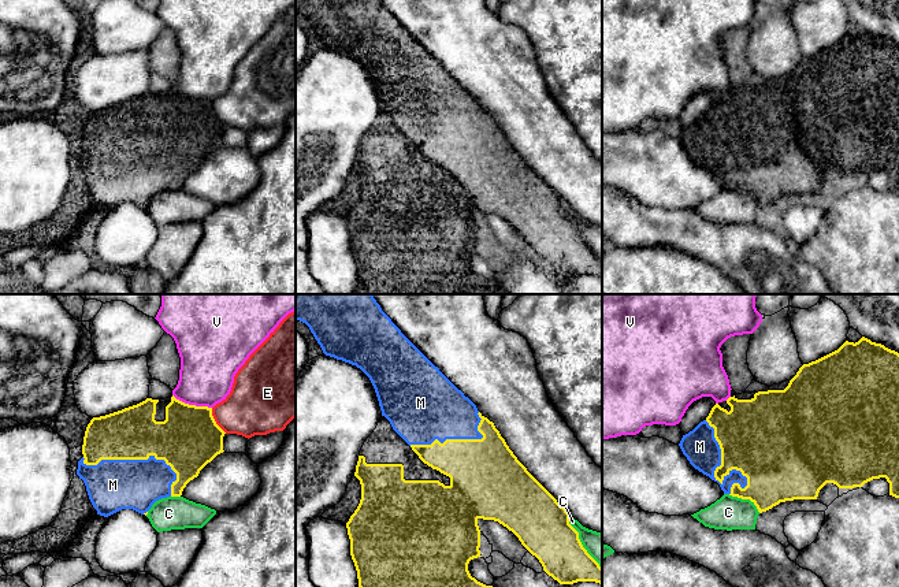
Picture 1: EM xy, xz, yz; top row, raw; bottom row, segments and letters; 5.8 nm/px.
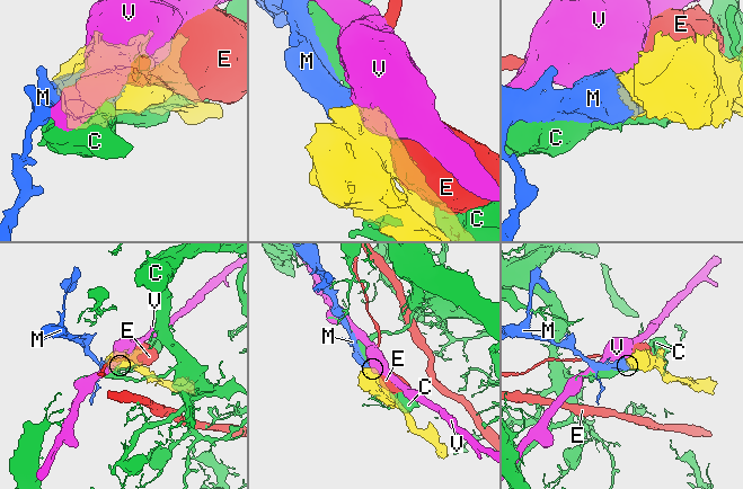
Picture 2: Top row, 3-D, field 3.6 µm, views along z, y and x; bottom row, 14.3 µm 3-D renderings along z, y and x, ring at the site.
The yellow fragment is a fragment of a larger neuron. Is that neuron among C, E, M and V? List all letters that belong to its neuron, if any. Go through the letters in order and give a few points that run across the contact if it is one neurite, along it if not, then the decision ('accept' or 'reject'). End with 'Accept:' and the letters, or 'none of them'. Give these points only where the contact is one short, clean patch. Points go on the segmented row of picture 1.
C: reject
E: reject
M: accept
V: line xy (173, 394), (185, 402), (211, 408); reject
Accept: M

